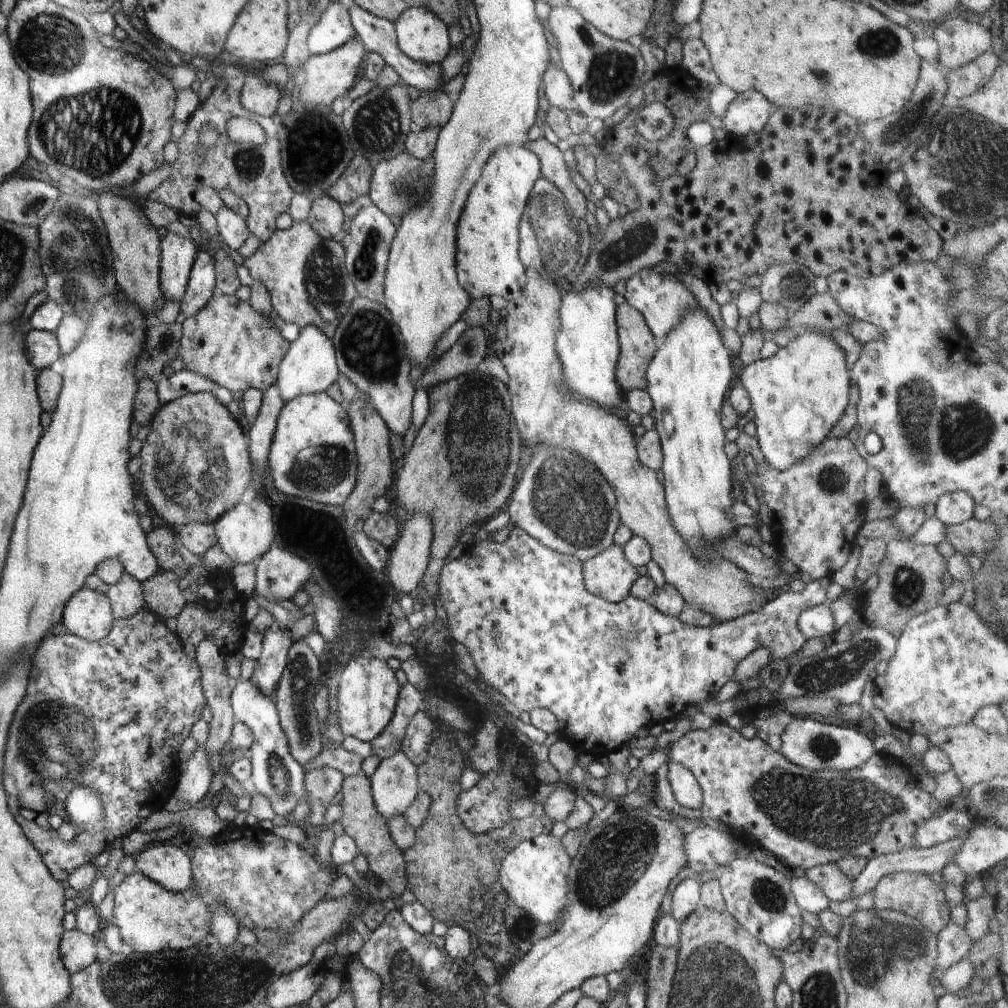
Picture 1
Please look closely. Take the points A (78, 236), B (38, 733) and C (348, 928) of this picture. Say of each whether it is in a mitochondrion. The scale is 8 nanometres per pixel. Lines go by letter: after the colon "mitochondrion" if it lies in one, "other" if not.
A: mitochondrion
B: mitochondrion
C: other

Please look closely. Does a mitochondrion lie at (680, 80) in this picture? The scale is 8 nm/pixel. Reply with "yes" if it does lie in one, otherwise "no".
no

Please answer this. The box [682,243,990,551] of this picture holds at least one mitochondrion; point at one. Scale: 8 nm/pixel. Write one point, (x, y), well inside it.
(830, 480)

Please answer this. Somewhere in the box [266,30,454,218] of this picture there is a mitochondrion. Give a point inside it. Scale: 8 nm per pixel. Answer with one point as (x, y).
(318, 149)

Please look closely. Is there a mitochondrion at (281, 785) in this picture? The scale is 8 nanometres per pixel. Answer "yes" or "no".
yes

